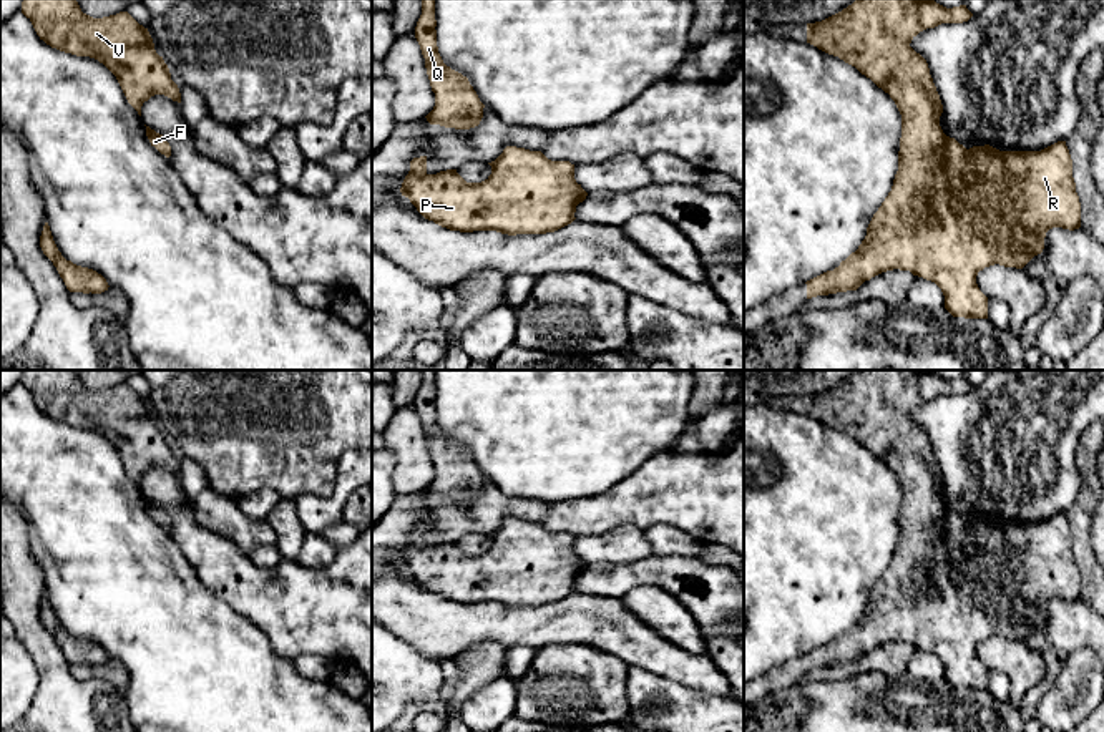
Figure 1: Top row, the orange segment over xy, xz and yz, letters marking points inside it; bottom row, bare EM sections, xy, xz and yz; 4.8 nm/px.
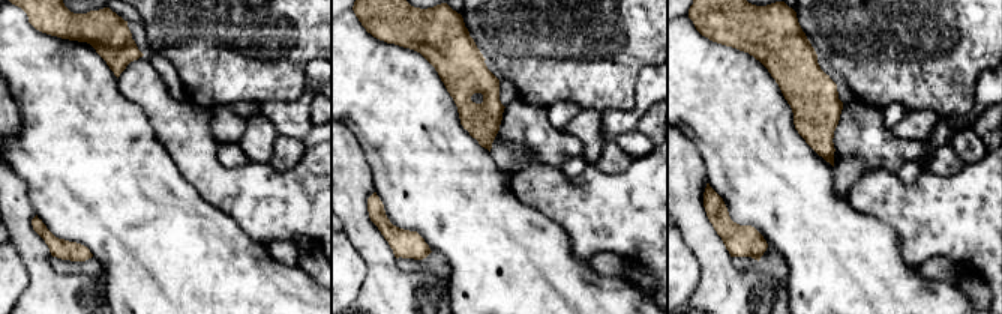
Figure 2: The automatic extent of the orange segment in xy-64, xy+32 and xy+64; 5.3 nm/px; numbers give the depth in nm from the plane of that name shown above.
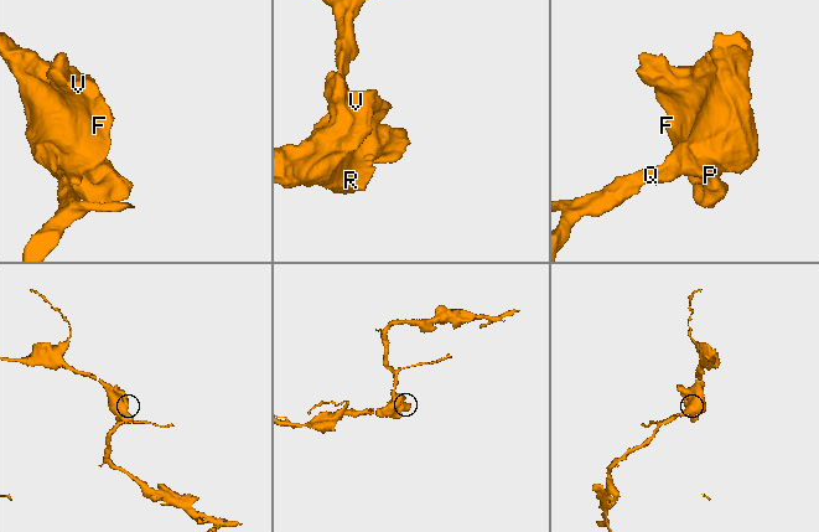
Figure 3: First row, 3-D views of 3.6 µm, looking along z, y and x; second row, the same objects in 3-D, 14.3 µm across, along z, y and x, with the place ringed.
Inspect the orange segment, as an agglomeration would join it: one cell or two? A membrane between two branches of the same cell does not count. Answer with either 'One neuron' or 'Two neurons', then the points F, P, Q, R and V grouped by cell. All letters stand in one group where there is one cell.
One neuron. Groups: F P Q R V

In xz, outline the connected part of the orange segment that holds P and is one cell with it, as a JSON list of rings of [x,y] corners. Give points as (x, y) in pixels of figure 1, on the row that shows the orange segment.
[[[506,146],[491,163],[491,174],[481,183],[467,183],[457,169],[427,173],[427,156],[413,158],[400,193],[428,221],[450,231],[496,231],[508,236],[554,232],[576,217],[576,206],[588,193],[574,179],[574,164],[551,161],[541,151]]]

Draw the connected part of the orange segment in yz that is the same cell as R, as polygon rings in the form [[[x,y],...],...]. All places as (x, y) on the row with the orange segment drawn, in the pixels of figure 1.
[[[855,0],[822,22],[807,23],[807,43],[855,66],[890,95],[901,115],[898,171],[892,191],[873,214],[858,249],[833,271],[805,282],[807,299],[857,290],[865,281],[900,269],[935,282],[945,295],[945,309],[953,317],[988,319],[988,297],[976,284],[979,271],[994,264],[1023,269],[1034,256],[1043,252],[1049,229],[1074,231],[1081,227],[1081,203],[1066,141],[1058,141],[1041,151],[999,151],[989,144],[966,149],[943,133],[940,126],[943,105],[928,63],[910,43],[926,28],[941,23],[963,23],[971,17],[973,13],[966,5],[946,8],[935,0]]]

